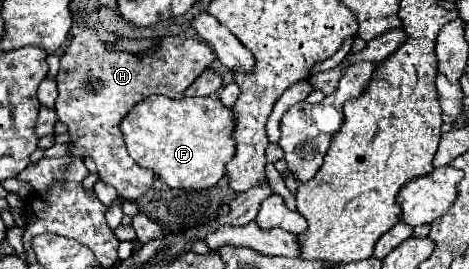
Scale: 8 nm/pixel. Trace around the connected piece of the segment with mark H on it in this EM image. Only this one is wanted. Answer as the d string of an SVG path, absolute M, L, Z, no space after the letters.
M83 29L73 37L71 45L61 57L61 69L57 73L59 97L55 111L61 123L67 125L71 141L67 143L71 157L91 157L97 165L99 179L105 185L115 187L119 197L129 201L147 193L153 183L153 171L139 167L127 153L119 123L129 109L149 95L181 97L181 93L205 71L215 55L213 51L195 39L181 37L155 37L155 47L143 53L129 53L115 49L123 37L101 29Z

